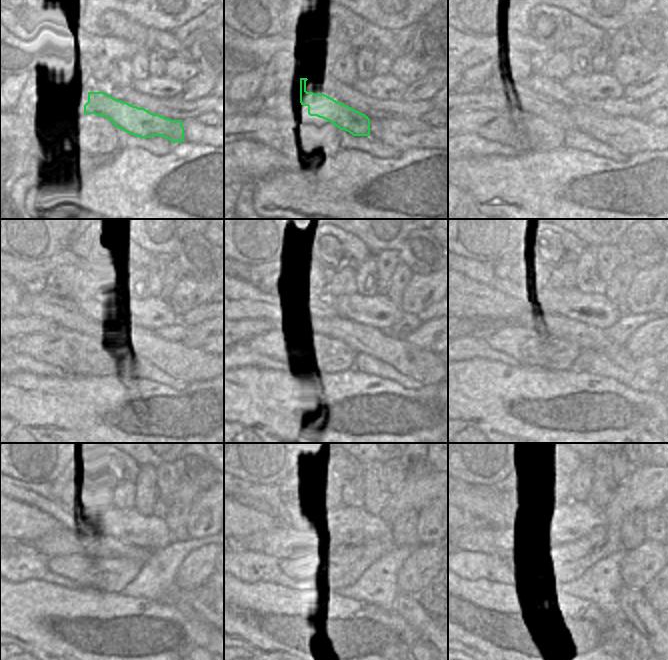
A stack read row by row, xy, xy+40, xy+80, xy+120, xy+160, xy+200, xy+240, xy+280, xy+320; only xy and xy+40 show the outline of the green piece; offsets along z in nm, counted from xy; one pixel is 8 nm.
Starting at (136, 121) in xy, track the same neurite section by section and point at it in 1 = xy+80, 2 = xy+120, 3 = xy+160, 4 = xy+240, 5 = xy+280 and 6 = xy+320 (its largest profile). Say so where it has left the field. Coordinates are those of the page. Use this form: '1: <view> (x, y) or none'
1: xy+80 (515, 88)
2: xy+120 (65, 312)
3: xy+160 (244, 301)
4: xy+240 (20, 522)
5: xy+280 (244, 521)
6: xy+320 (468, 521)

